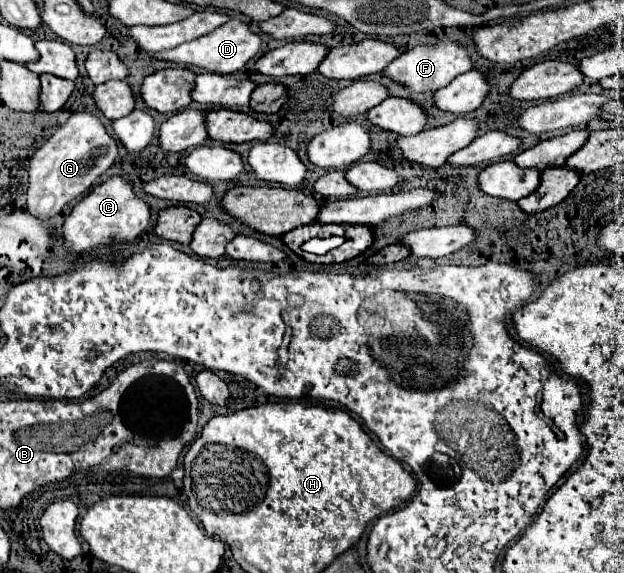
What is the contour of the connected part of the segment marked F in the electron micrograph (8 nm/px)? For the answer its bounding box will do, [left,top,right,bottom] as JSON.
[384,39,474,93]

